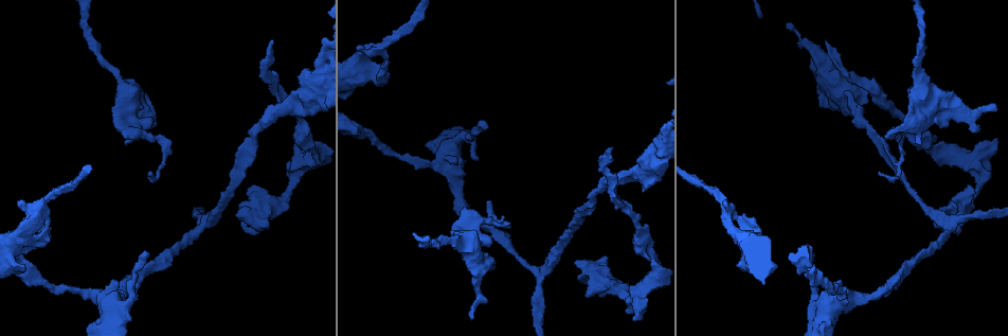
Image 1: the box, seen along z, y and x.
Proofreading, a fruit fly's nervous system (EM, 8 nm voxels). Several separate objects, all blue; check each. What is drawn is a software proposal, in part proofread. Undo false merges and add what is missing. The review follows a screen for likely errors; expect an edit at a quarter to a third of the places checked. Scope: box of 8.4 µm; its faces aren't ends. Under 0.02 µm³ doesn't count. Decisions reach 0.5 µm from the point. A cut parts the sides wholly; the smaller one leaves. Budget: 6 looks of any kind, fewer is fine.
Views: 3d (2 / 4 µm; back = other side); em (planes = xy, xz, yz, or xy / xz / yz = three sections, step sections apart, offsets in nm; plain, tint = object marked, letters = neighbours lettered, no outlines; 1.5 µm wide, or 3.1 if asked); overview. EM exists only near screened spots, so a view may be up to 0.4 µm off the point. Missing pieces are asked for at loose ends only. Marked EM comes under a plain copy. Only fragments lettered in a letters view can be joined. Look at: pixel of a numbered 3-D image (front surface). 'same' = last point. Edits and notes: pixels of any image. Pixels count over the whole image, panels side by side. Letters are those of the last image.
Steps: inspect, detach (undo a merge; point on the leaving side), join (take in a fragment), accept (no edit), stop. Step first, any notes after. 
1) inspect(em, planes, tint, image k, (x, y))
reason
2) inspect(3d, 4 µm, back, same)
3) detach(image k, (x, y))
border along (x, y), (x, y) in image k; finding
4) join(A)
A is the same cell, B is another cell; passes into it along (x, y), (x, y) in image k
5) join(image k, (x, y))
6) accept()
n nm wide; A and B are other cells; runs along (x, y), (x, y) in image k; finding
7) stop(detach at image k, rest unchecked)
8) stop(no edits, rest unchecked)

inspect(3d, 4 µm, image 1, (611, 148))
free end

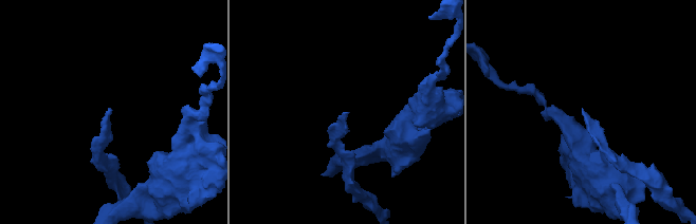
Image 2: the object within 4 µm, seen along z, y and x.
inspect(em, planes, letters, image 2, (583, 111))
shape alone is not enough

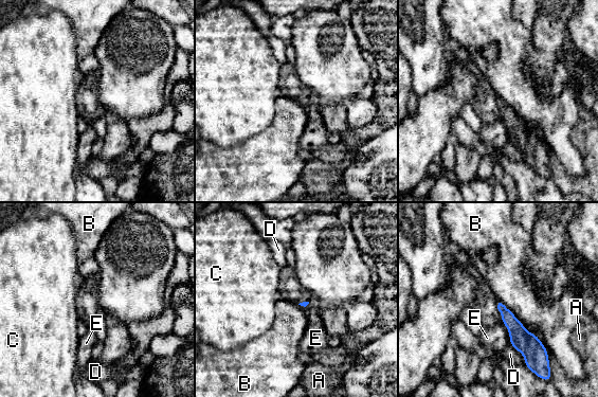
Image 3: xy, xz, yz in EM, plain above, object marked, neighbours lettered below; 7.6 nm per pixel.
accept()
A, B, C, D and E are other cells; border along (500, 302), (547, 350) in image 3; none of them fits

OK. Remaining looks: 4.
inspect(3d, 4 µm, image 1, (976, 131))
branch stops here

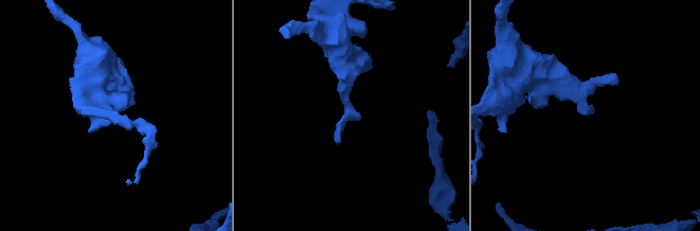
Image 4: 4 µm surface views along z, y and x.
inspect(em, xz, step 4, tint, image 4, (590, 111))
shape alone is not enough

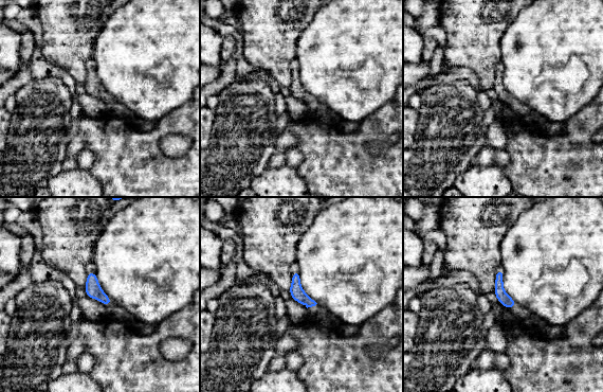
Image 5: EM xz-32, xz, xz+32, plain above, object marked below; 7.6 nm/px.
inspect(em, planes, letters, same)
cut it another way

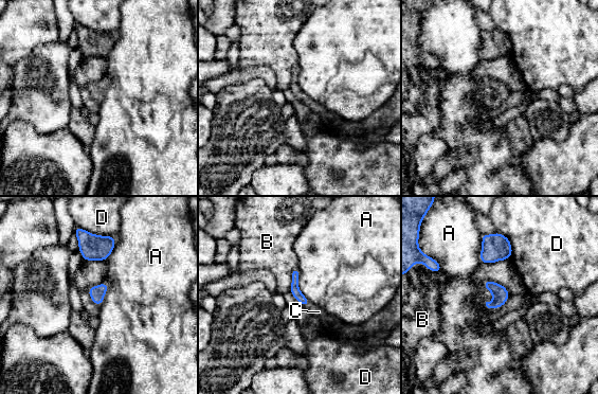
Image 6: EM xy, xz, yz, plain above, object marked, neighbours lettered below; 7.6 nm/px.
join(C)
D touches over 240 nm; C is the same cell, A, B and D are other cells; passes into it along (294, 290), (308, 305), (319, 311) in image 6; the cell continues

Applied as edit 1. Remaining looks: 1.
inspect(em, planes, letters, image 1, (737, 266))
free end

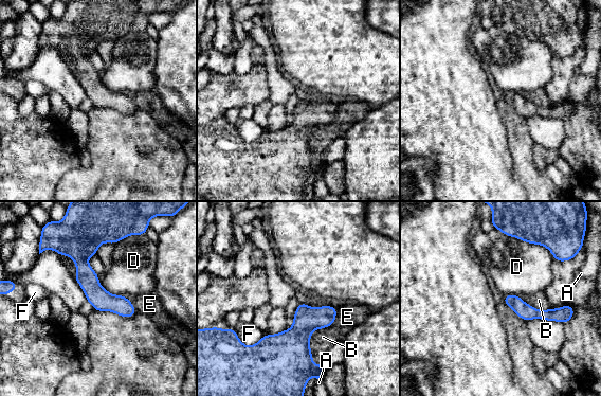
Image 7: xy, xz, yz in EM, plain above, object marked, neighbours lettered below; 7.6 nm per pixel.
accept()
160 nm wide; A, B, D, E and F are other cells; border along (97, 277), (108, 291), (125, 295) in image 7; none of them fits

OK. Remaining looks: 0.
stop(join at image 6, rest unchecked)

